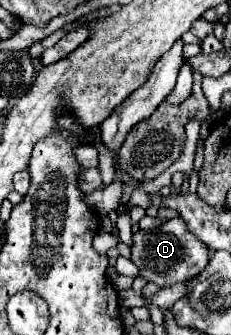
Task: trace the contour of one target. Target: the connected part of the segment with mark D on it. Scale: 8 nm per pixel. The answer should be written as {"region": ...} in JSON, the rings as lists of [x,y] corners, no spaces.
{"region":[[[179,218],[167,220],[155,230],[139,230],[133,234],[133,240],[135,244],[131,248],[131,260],[139,266],[143,278],[159,284],[161,288],[173,286],[177,282],[187,282],[209,264],[207,244],[203,244],[193,232],[189,232],[187,224],[183,224],[183,220]]]}

